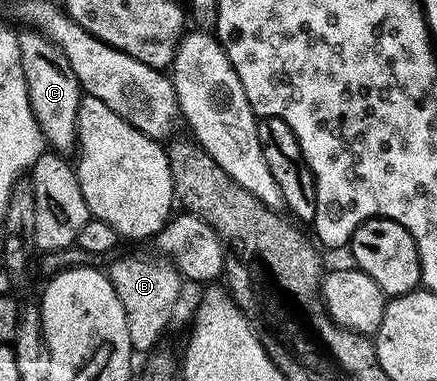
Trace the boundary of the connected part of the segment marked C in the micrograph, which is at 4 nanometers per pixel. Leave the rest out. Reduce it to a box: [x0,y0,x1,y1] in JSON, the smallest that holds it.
[18,29,83,153]

